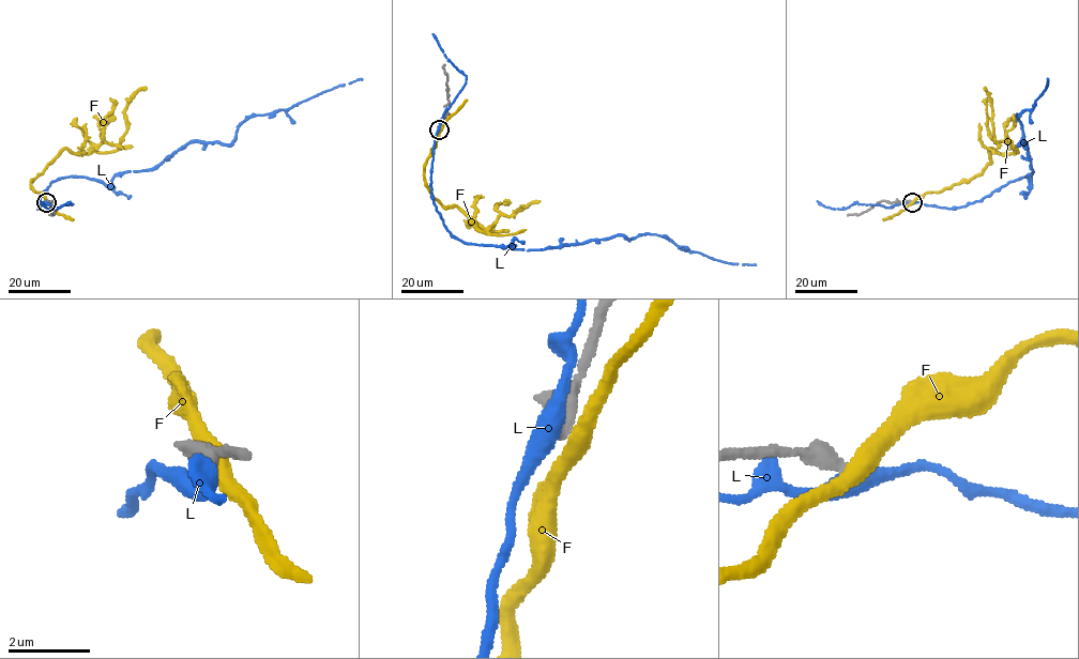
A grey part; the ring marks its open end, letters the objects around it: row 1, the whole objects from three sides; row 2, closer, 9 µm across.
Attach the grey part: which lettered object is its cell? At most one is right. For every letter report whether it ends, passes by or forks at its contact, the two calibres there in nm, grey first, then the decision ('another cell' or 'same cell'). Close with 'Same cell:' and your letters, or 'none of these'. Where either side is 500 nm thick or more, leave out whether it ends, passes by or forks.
F: it passes by; calibres 460 and 440 nm; another cell
L: it passes by; calibres 360 and 440 nm; another cell
Same cell: none of these

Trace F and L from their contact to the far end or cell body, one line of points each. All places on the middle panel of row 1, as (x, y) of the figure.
F: (440, 128), (424, 172), (425, 185), (442, 204), (456, 207), (485, 231), (501, 215), (510, 215), (540, 201)
L: (440, 128), (431, 198), (445, 228), (464, 242), (537, 250), (656, 234), (713, 259), (756, 264)

